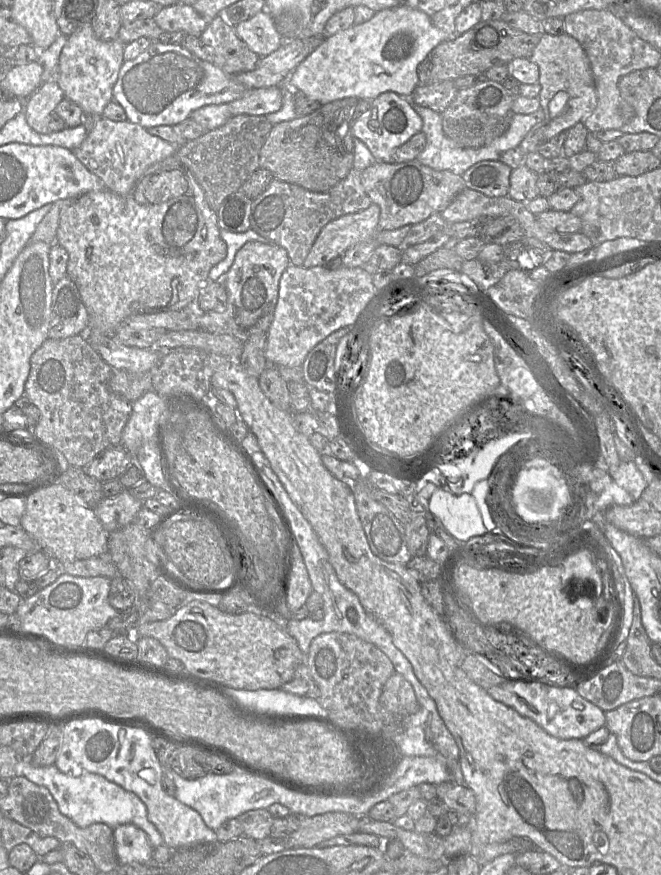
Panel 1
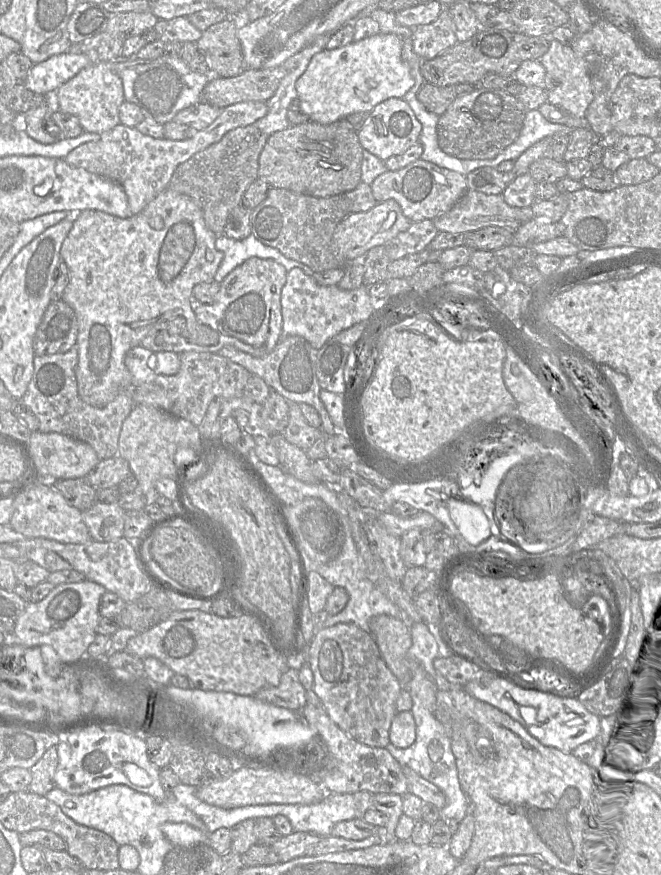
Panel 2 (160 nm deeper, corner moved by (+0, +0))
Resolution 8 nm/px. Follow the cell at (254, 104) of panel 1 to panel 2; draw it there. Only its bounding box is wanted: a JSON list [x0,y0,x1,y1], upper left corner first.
[64,101,268,215]

